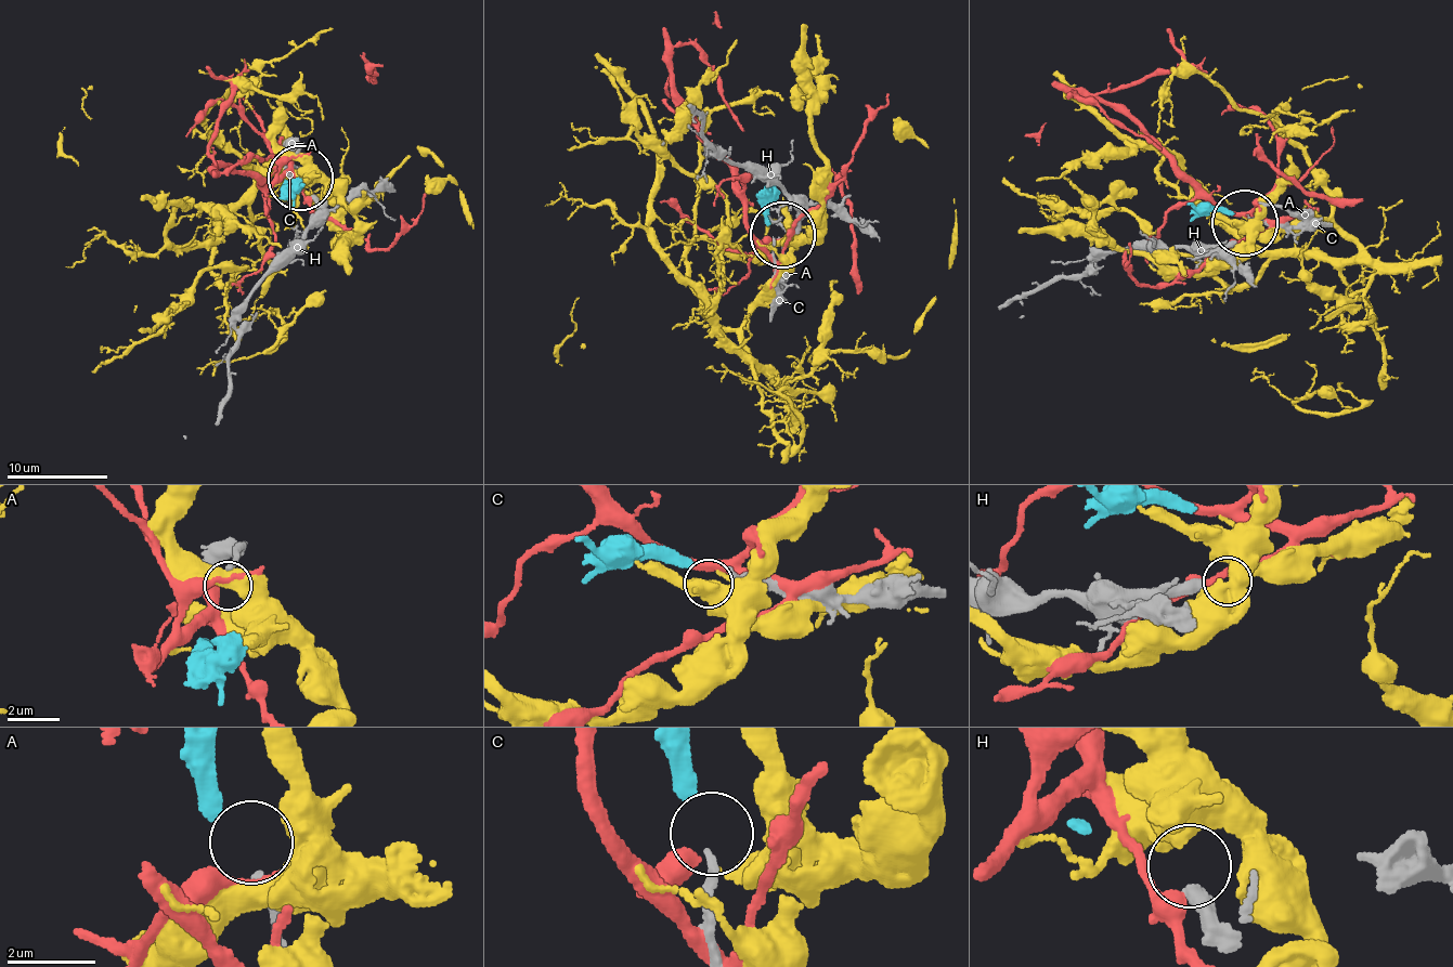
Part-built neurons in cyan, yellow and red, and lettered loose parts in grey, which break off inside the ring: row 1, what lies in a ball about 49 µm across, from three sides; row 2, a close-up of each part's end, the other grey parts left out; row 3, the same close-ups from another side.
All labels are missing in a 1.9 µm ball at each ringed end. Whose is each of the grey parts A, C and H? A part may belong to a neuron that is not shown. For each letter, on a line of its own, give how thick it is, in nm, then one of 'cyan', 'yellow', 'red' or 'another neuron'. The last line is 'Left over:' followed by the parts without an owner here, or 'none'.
A: 180 nm thick; another neuron
C: 220 nm thick; cyan
H: 380 nm thick; yellow
Left over: A

